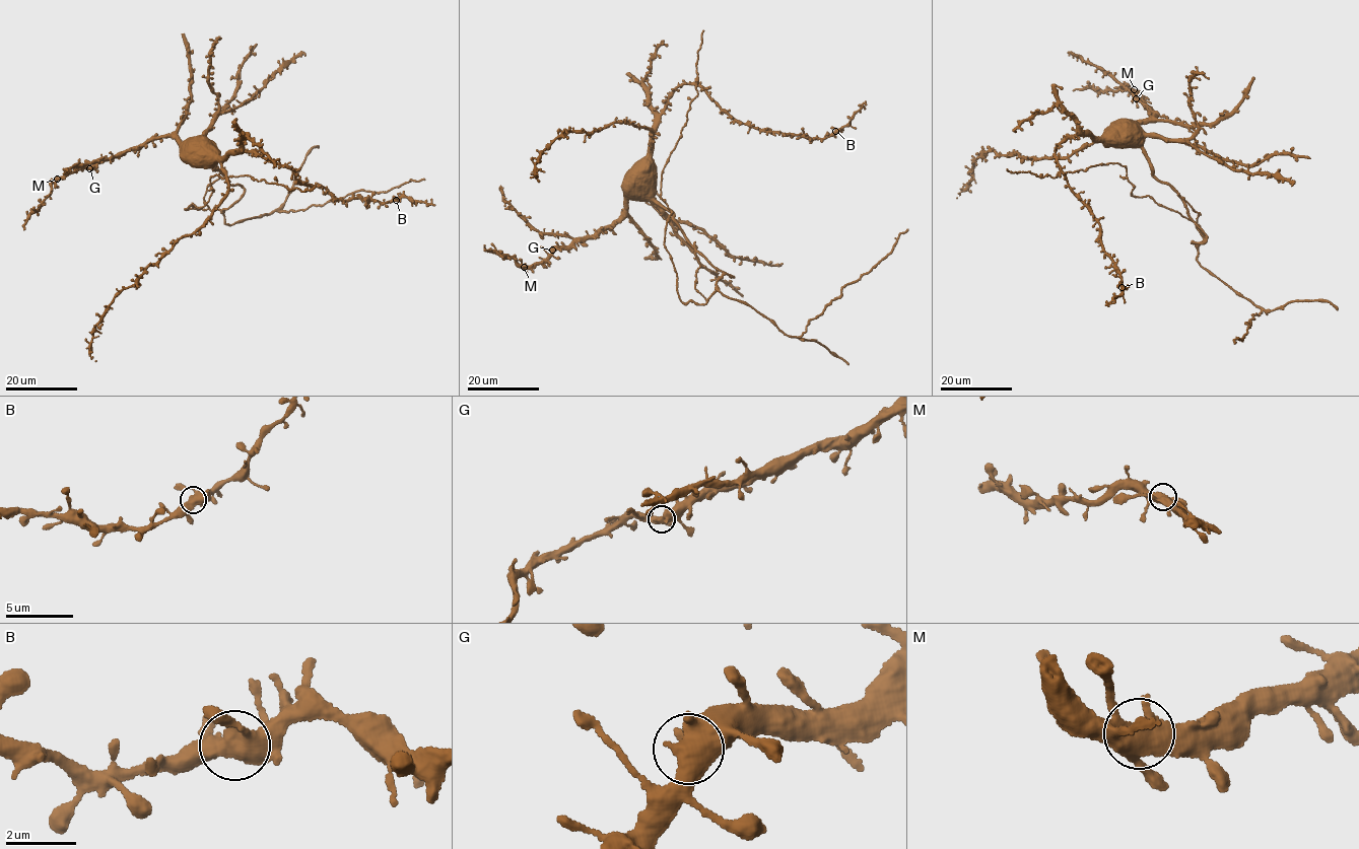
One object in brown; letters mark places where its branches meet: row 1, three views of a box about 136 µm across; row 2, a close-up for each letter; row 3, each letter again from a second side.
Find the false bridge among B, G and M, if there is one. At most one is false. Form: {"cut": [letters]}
{"cut": []}

